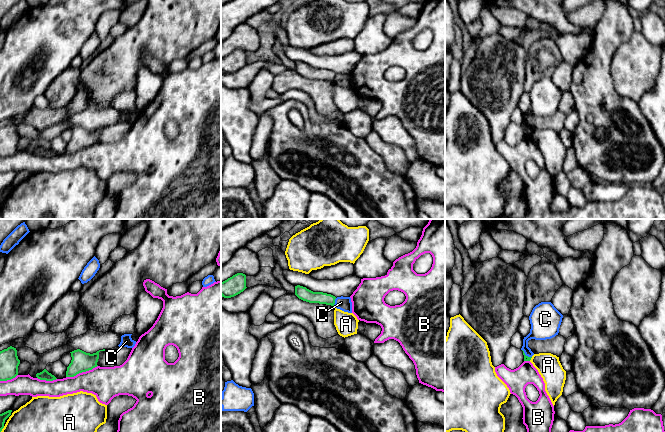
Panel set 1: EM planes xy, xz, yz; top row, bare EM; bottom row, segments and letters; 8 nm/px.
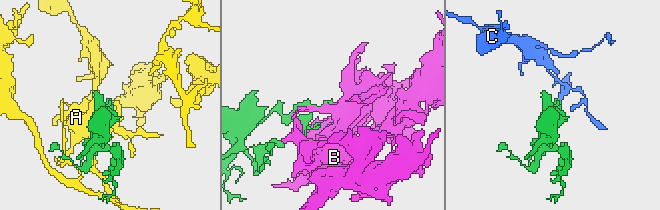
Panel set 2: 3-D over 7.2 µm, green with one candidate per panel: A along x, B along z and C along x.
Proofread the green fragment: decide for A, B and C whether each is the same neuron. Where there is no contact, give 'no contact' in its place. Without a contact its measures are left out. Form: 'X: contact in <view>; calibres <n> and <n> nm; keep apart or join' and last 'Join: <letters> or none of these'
A: contact in xy; calibres 60 and 480 nm; keep apart
B: contact in xy; calibres 160 and 260 nm; keep apart
C: contact in xz; calibres 100 and 110 nm; keep apart
Join: none of these

